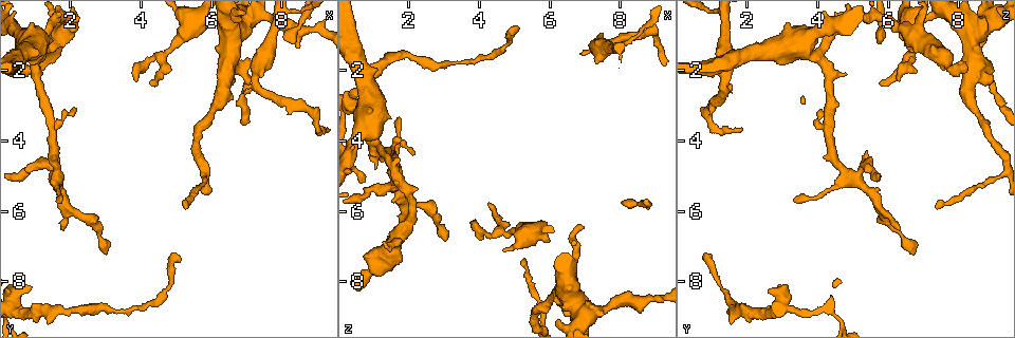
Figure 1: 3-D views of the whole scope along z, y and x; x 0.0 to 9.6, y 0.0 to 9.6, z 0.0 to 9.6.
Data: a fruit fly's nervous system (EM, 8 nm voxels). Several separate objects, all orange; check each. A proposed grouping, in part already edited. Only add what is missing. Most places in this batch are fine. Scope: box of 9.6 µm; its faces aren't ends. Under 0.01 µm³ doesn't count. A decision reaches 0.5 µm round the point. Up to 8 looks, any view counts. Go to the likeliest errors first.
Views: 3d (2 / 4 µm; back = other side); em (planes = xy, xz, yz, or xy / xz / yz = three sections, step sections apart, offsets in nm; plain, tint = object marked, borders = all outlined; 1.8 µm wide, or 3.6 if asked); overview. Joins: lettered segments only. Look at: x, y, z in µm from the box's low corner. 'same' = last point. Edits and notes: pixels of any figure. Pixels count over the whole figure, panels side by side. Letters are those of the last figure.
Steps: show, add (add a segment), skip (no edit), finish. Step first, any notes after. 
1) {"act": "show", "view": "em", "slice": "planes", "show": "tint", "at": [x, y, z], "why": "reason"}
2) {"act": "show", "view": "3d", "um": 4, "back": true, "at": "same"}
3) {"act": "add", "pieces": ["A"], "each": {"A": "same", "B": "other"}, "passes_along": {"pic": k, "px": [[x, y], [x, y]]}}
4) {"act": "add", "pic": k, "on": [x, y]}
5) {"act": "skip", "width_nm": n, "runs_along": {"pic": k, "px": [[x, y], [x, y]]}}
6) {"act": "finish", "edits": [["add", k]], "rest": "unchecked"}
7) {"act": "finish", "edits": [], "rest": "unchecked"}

{"act": "show", "view": "em", "slice": "planes", "show": "plain", "at": [0.85, 8.10, 2.90], "why": "an open end"}

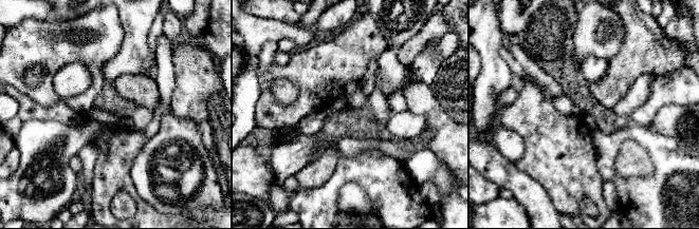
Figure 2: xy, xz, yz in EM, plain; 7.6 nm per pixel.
{"act": "show", "view": "em", "slice": "planes", "show": "tint", "at": "same", "why": "where the object lies"}

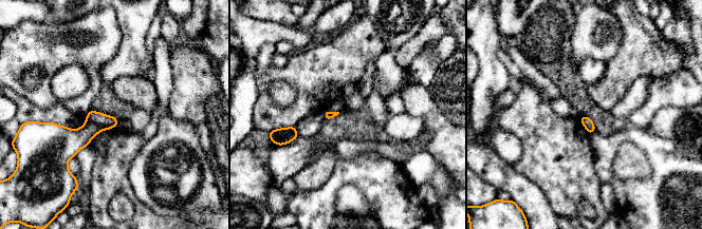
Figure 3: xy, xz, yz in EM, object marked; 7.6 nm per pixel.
{"act": "show", "view": "em", "slice": "planes", "show": "borders", "at": "same"}

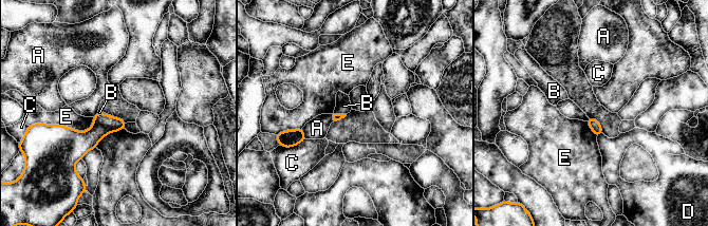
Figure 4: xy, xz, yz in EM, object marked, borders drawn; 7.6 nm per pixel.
{"act": "skip", "longest_contact_nm": ["E", 380], "each": {"A": "other", "B": "other", "C": "other", "D": "other", "E": "other"}, "found": "none of them fits"}

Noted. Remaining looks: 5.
{"act": "show", "view": "3d", "um": 4, "at": [3.90, 2.25, 6.25], "why": "free end"}

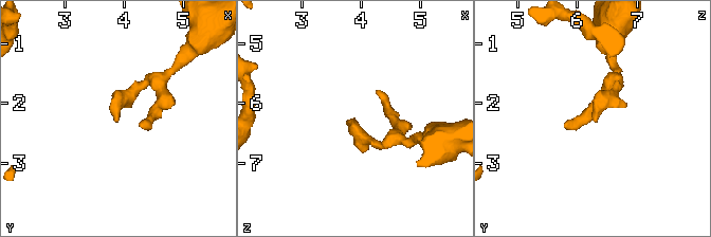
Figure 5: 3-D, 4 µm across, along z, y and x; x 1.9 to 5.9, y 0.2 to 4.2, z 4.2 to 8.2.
{"act": "show", "view": "em", "slice": "planes", "show": "borders", "at": [3.85, 2.30, 6.30]}

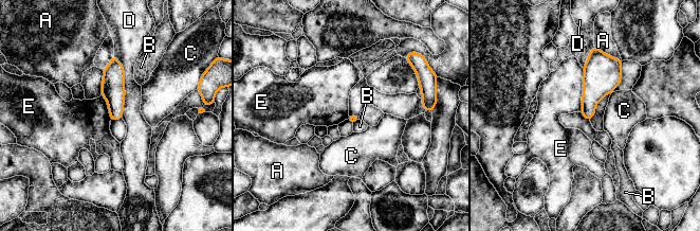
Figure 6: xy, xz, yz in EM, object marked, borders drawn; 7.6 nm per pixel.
{"act": "skip", "each": {"A": "other", "B": "other", "C": "other", "D": "other", "E": "other"}, "border": {"pic": 6, "px": [[584, 68], [581, 111]]}, "found": "no lettered segment goes on from it"}

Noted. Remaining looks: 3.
{"act": "show", "view": "3d", "um": 4, "at": [5.35, 5.85, 7.35], "why": "free end"}

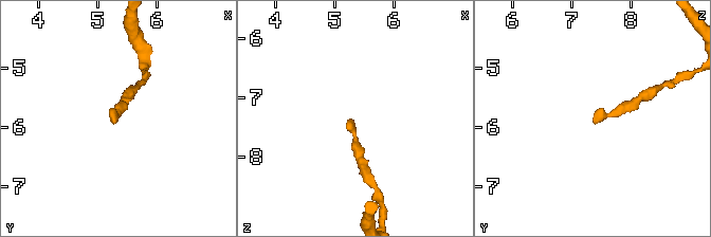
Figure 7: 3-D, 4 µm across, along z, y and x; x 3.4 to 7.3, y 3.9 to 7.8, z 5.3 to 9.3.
{"act": "show", "view": "em", "slice": "yz", "step": 4, "show": "borders", "at": [5.30, 5.95, 7.35], "why": "now the EM"}

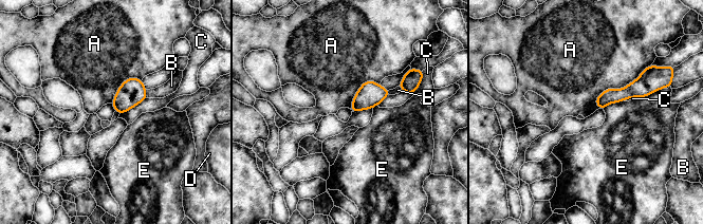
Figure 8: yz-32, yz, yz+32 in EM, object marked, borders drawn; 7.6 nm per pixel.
{"act": "skip", "width_nm": 100, "each": {"A": "other", "B": "other", "C": "other", "D": "other", "E": "other"}, "border": {"pic": 8, "px": [[146, 97], [119, 114]]}, "found": "none of them fits"}

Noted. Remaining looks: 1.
{"act": "finish", "edits": [], "rest": "unchecked"}

